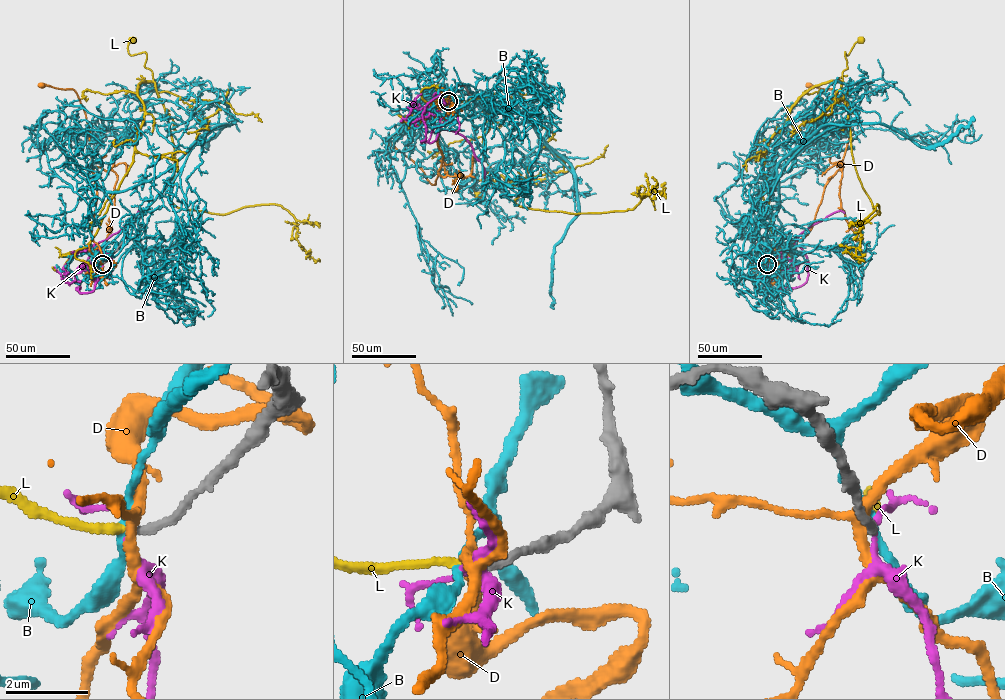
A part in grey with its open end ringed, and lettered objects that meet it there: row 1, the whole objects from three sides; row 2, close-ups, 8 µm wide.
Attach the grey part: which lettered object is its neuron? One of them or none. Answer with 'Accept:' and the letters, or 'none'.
Accept: L

